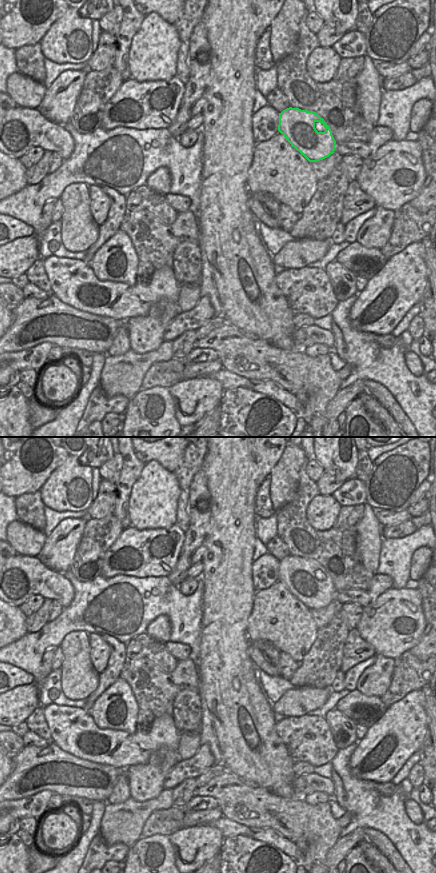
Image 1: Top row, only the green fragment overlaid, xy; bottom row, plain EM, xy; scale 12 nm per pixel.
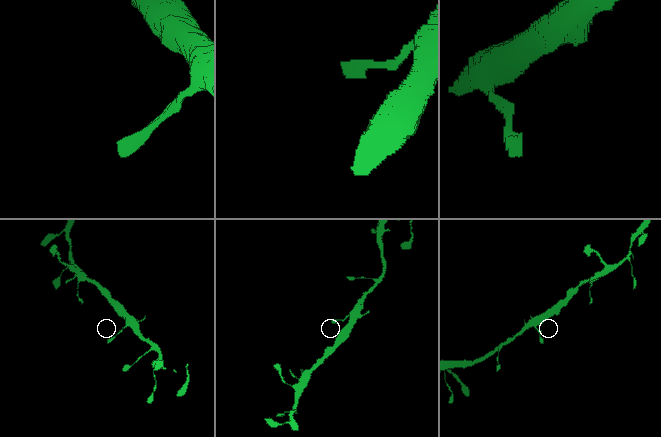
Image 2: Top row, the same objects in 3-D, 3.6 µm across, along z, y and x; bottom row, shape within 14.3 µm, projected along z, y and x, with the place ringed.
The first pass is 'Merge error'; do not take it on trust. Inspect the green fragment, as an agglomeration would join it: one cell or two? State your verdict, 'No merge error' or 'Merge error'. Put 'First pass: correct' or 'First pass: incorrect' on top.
First pass: incorrect
No merge error.

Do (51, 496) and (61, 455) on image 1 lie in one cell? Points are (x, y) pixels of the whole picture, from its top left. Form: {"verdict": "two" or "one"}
{"verdict": "two"}

